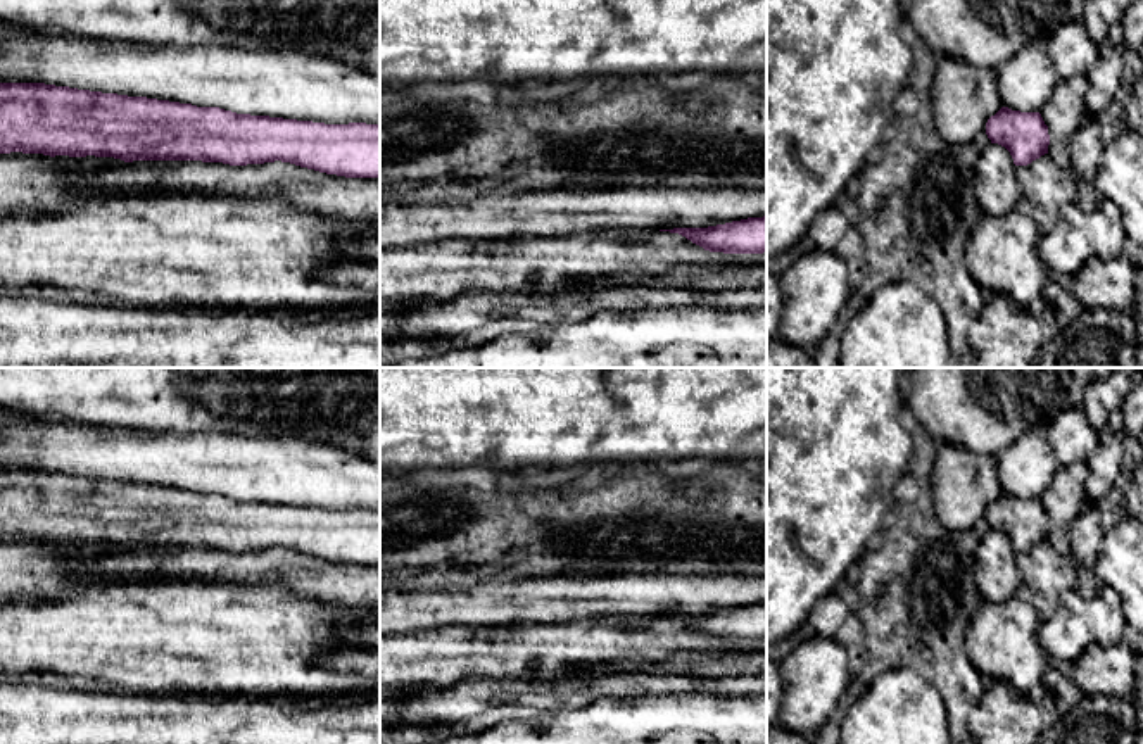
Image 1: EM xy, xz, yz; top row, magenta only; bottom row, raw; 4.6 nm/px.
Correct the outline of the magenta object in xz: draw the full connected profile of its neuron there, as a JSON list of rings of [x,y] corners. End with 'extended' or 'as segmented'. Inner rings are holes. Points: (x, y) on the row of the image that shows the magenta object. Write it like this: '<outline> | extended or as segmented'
[[[767,216],[748,218],[708,228],[660,230],[679,233],[710,252],[763,254],[767,252]]] | as segmented

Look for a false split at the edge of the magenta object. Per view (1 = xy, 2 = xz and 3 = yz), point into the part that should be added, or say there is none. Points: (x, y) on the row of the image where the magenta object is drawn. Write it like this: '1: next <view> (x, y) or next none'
1: next none
2: next none
3: next none

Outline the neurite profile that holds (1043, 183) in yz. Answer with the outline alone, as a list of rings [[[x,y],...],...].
[[[1045,154],[1027,166],[1015,166],[1022,197],[1034,205],[1039,233],[1046,235],[1057,224],[1060,207],[1077,202],[1077,181],[1072,169],[1064,169]]]

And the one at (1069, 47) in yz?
[[[1067,21],[1045,41],[1055,62],[1058,79],[1088,74],[1100,59],[1096,43],[1088,36],[1083,21]]]

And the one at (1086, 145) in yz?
[[[1088,116],[1070,140],[1070,169],[1077,181],[1077,205],[1083,212],[1093,212],[1100,197],[1093,188],[1105,142],[1096,117]]]

